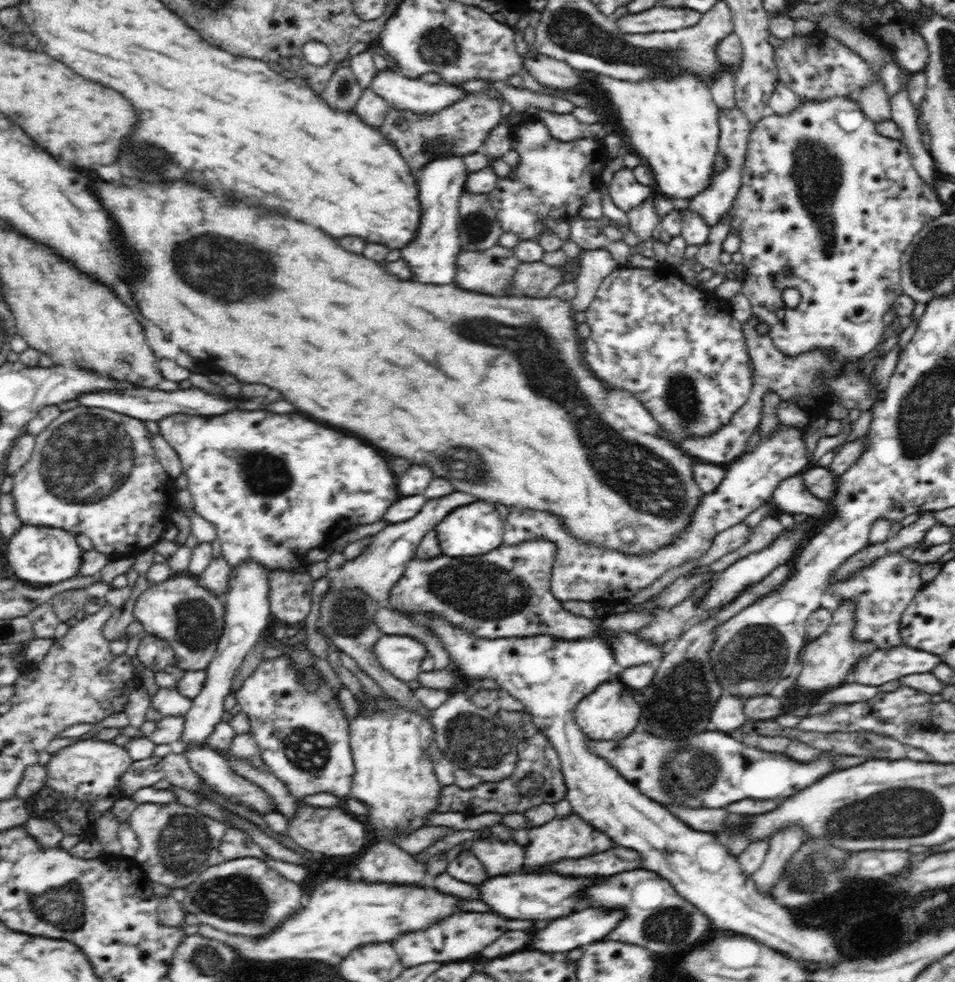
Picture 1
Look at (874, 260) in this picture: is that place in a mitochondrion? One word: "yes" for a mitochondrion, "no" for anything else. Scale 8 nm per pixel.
no

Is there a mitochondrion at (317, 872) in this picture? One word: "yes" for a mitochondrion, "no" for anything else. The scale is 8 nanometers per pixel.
no

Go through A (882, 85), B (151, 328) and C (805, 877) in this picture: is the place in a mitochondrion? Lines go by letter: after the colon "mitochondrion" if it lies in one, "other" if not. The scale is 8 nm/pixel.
A: other
B: other
C: mitochondrion

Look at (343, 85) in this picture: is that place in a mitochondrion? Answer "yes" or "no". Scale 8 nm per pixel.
yes

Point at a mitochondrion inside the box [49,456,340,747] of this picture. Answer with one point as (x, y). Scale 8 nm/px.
(197, 625)

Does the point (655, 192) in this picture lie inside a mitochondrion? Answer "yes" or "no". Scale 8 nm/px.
no

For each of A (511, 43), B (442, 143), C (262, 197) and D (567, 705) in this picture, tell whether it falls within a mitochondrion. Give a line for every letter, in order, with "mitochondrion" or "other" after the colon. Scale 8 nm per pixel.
A: other
B: mitochondrion
C: mitochondrion
D: other

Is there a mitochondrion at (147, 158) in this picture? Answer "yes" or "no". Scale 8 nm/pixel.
yes

